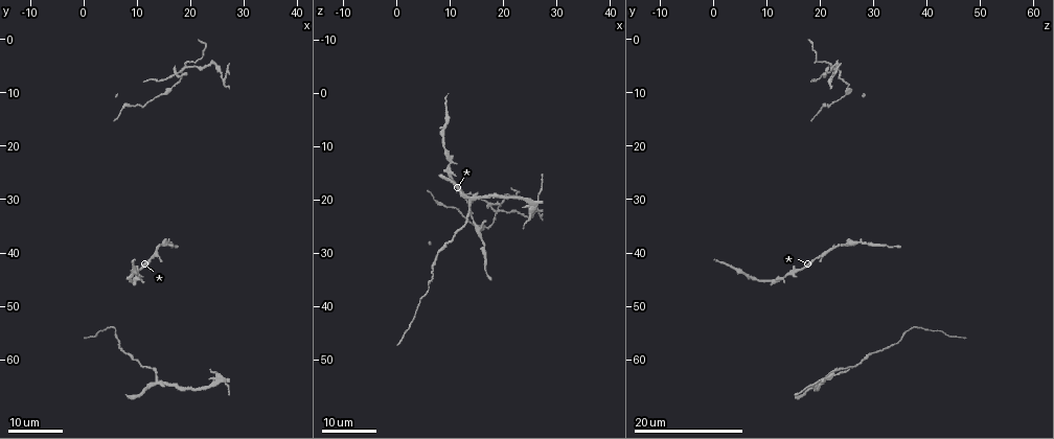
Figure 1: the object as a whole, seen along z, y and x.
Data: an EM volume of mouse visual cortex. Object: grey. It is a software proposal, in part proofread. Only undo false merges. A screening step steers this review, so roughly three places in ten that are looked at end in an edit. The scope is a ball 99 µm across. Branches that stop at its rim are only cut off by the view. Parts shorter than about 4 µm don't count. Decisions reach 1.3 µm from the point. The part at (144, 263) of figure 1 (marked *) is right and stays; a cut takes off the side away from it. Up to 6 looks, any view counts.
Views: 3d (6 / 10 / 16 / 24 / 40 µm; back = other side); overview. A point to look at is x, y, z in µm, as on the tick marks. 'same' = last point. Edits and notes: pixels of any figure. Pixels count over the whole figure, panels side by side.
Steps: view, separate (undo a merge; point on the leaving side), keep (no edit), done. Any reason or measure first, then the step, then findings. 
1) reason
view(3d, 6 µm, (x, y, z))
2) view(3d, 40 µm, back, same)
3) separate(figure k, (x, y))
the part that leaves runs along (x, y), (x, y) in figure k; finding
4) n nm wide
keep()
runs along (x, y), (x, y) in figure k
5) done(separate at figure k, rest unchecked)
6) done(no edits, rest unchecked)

two arms in line, one across
view(3d, 24 µm, (13.5, 64.0, 20.0))

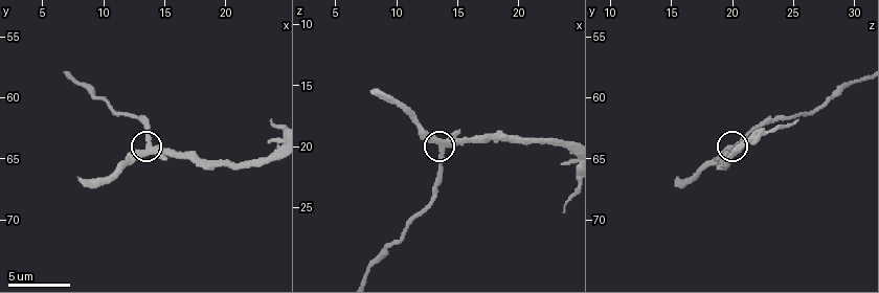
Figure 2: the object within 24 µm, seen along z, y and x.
view(3d, 10 µm, (13.6, 64.4, 19.6))

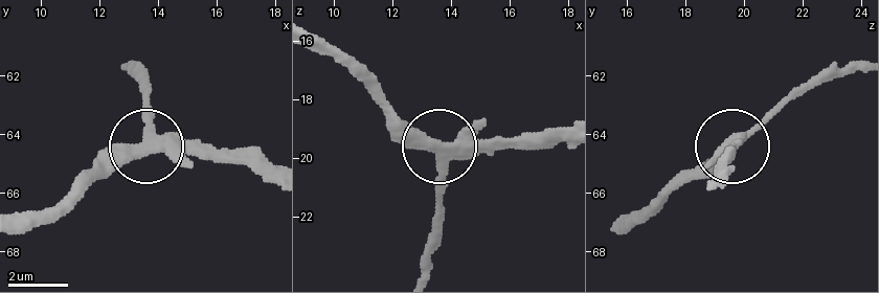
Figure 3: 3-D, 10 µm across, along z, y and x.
view(3d, 6 µm, (13.6, 64.4, 19.7))

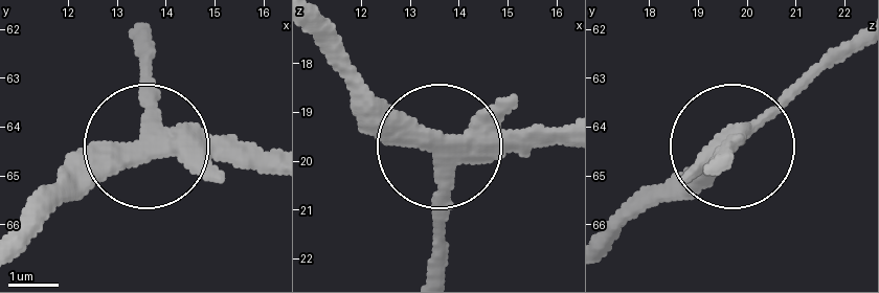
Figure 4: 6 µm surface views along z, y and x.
370 nm wide
keep()
all the same cell

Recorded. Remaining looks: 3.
view(3d, 24 µm, (10.5, 45.0, 13.0))

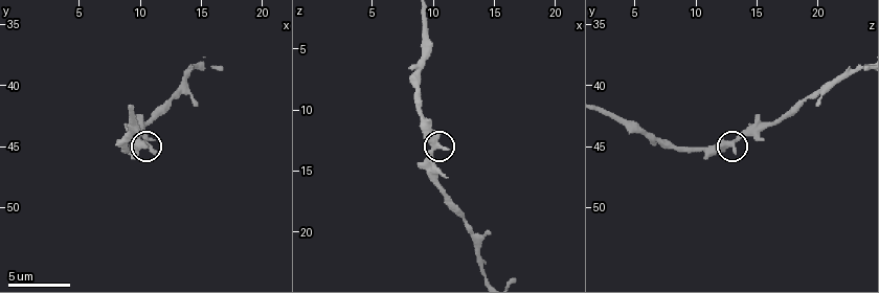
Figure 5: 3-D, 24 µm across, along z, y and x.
view(3d, 10 µm, (10.4, 44.8, 12.8))

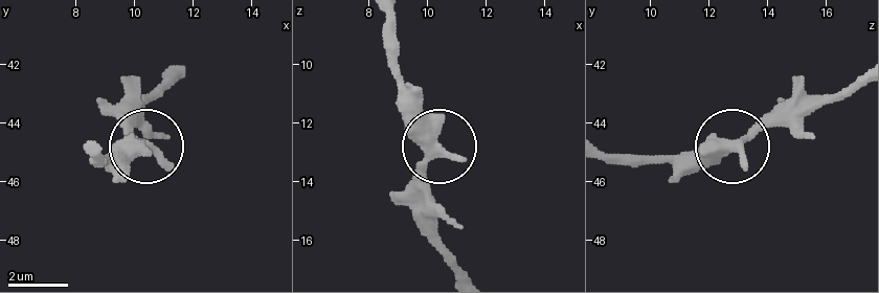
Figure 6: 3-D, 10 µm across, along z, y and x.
side arm 15 µm
keep()
one cell here

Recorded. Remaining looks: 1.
done(no edits, rest unchecked)

